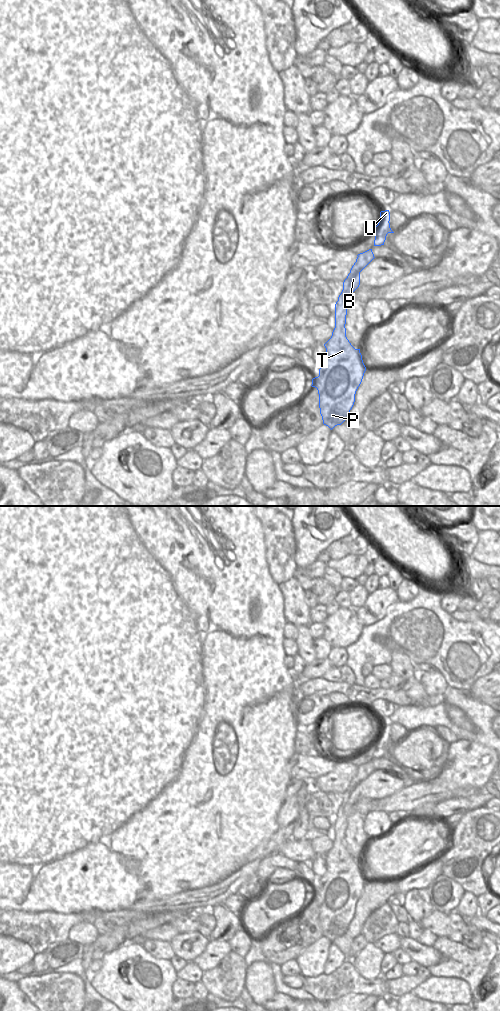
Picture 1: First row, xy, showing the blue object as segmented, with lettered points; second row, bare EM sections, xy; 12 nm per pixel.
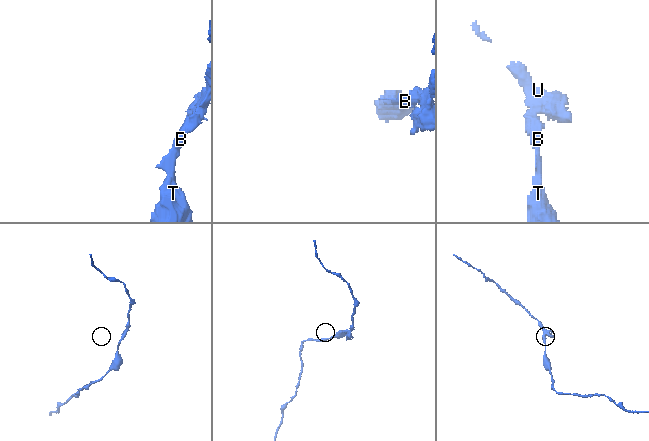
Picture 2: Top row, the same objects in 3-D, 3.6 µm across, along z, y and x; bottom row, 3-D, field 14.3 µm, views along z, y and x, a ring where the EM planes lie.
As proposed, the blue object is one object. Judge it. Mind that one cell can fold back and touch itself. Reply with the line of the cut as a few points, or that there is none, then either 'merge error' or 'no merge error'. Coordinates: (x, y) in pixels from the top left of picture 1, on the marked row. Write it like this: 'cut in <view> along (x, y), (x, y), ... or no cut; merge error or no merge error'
cut in xy along (380, 219), (388, 222); merge error

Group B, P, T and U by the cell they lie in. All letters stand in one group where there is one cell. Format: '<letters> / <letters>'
B P T / U

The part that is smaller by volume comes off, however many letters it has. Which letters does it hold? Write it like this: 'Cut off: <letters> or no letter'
Cut off: U

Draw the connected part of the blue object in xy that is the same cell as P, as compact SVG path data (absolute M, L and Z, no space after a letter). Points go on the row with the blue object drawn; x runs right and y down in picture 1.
M372 249L357 255L356 262L343 282L343 290L335 304L335 328L331 338L324 344L326 361L319 369L319 376L312 379L312 387L318 390L319 408L323 424L331 430L347 420L355 402L355 394L360 386L366 367L360 349L355 349L346 337L347 306L353 301L352 294L360 285L360 272L375 258Z

